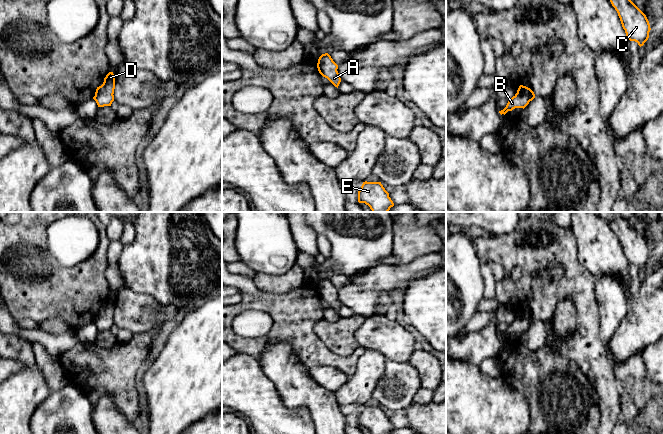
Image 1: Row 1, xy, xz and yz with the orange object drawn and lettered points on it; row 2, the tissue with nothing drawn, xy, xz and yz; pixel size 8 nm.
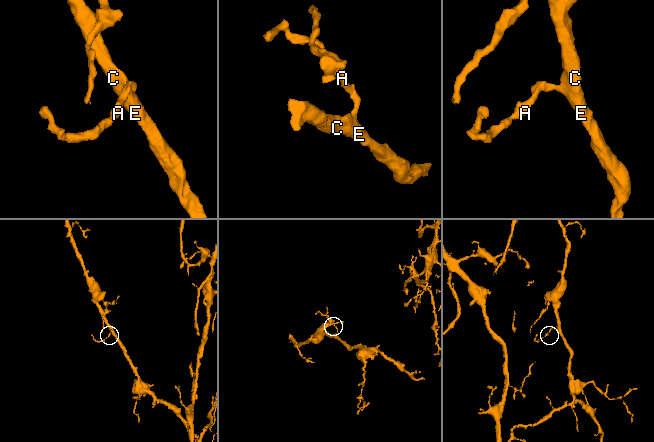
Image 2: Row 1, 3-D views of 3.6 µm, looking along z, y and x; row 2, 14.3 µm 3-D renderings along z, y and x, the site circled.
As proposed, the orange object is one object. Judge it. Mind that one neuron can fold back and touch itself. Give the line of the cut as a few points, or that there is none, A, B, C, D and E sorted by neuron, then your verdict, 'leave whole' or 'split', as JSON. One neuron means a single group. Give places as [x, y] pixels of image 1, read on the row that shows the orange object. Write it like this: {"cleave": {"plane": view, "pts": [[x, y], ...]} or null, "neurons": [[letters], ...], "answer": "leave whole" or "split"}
{"cleave": null, "neurons": [["A", "B", "C", "D", "E"]], "answer": "leave whole"}

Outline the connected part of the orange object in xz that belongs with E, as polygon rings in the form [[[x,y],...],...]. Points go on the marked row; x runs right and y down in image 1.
[[[363,182],[358,191],[358,202],[368,205],[372,212],[388,212],[394,206],[381,182]]]

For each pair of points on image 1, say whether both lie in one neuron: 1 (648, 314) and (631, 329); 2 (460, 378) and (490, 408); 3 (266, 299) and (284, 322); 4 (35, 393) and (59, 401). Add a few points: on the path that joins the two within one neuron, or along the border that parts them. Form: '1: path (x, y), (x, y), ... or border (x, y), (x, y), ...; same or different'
1: path (644, 318), (635, 327); same
2: path (467, 385), (483, 401); same
3: path (272, 305), (283, 316); same
4: border (51, 391), (36, 408), (32, 416); different

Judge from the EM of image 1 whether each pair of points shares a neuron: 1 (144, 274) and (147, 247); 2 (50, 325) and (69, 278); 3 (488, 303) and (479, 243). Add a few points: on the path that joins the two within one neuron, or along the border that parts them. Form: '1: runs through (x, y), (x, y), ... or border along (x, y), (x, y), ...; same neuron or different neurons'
1: runs through (146, 267), (147, 254); same neuron
2: border along (37, 322), (60, 317), (73, 330); different neurons
3: border along (495, 297), (500, 304); different neurons

